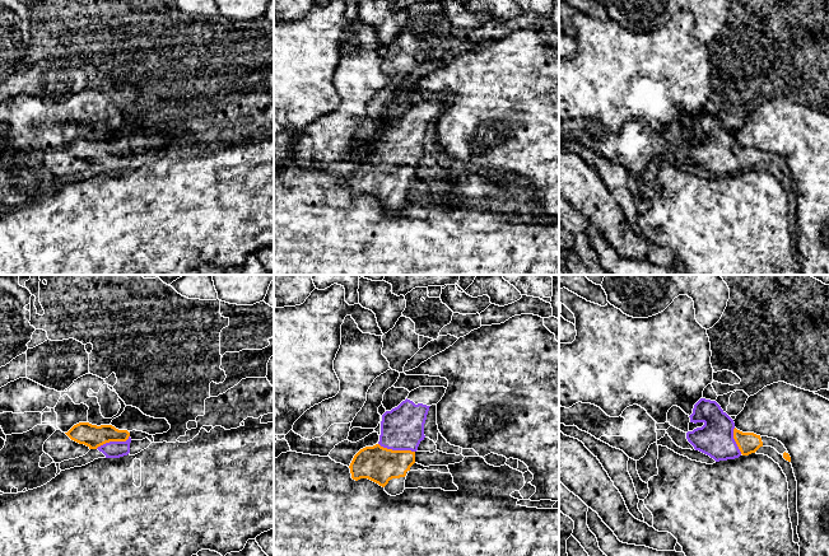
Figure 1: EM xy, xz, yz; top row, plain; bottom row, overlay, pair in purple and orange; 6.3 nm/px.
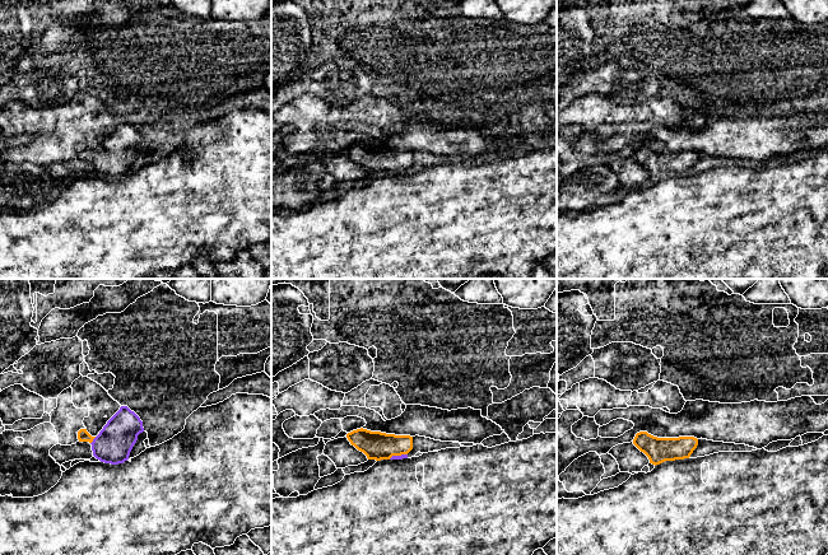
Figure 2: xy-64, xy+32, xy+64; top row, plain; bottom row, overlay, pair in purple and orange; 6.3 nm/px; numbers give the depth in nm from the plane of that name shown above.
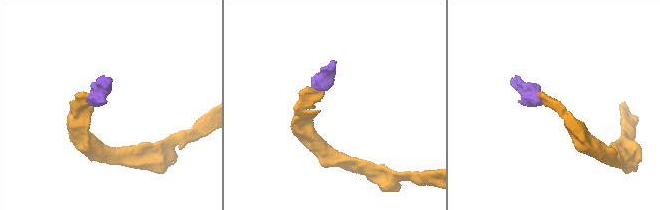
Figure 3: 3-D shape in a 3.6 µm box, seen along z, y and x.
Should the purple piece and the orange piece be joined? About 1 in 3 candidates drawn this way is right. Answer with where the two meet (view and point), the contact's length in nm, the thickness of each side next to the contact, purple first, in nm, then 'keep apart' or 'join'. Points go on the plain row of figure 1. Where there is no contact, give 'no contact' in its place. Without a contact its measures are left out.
meets purple in xz at (396, 164); contact 240 nm long; 280 nm thick on the purple side, 220 nm on the other; join

